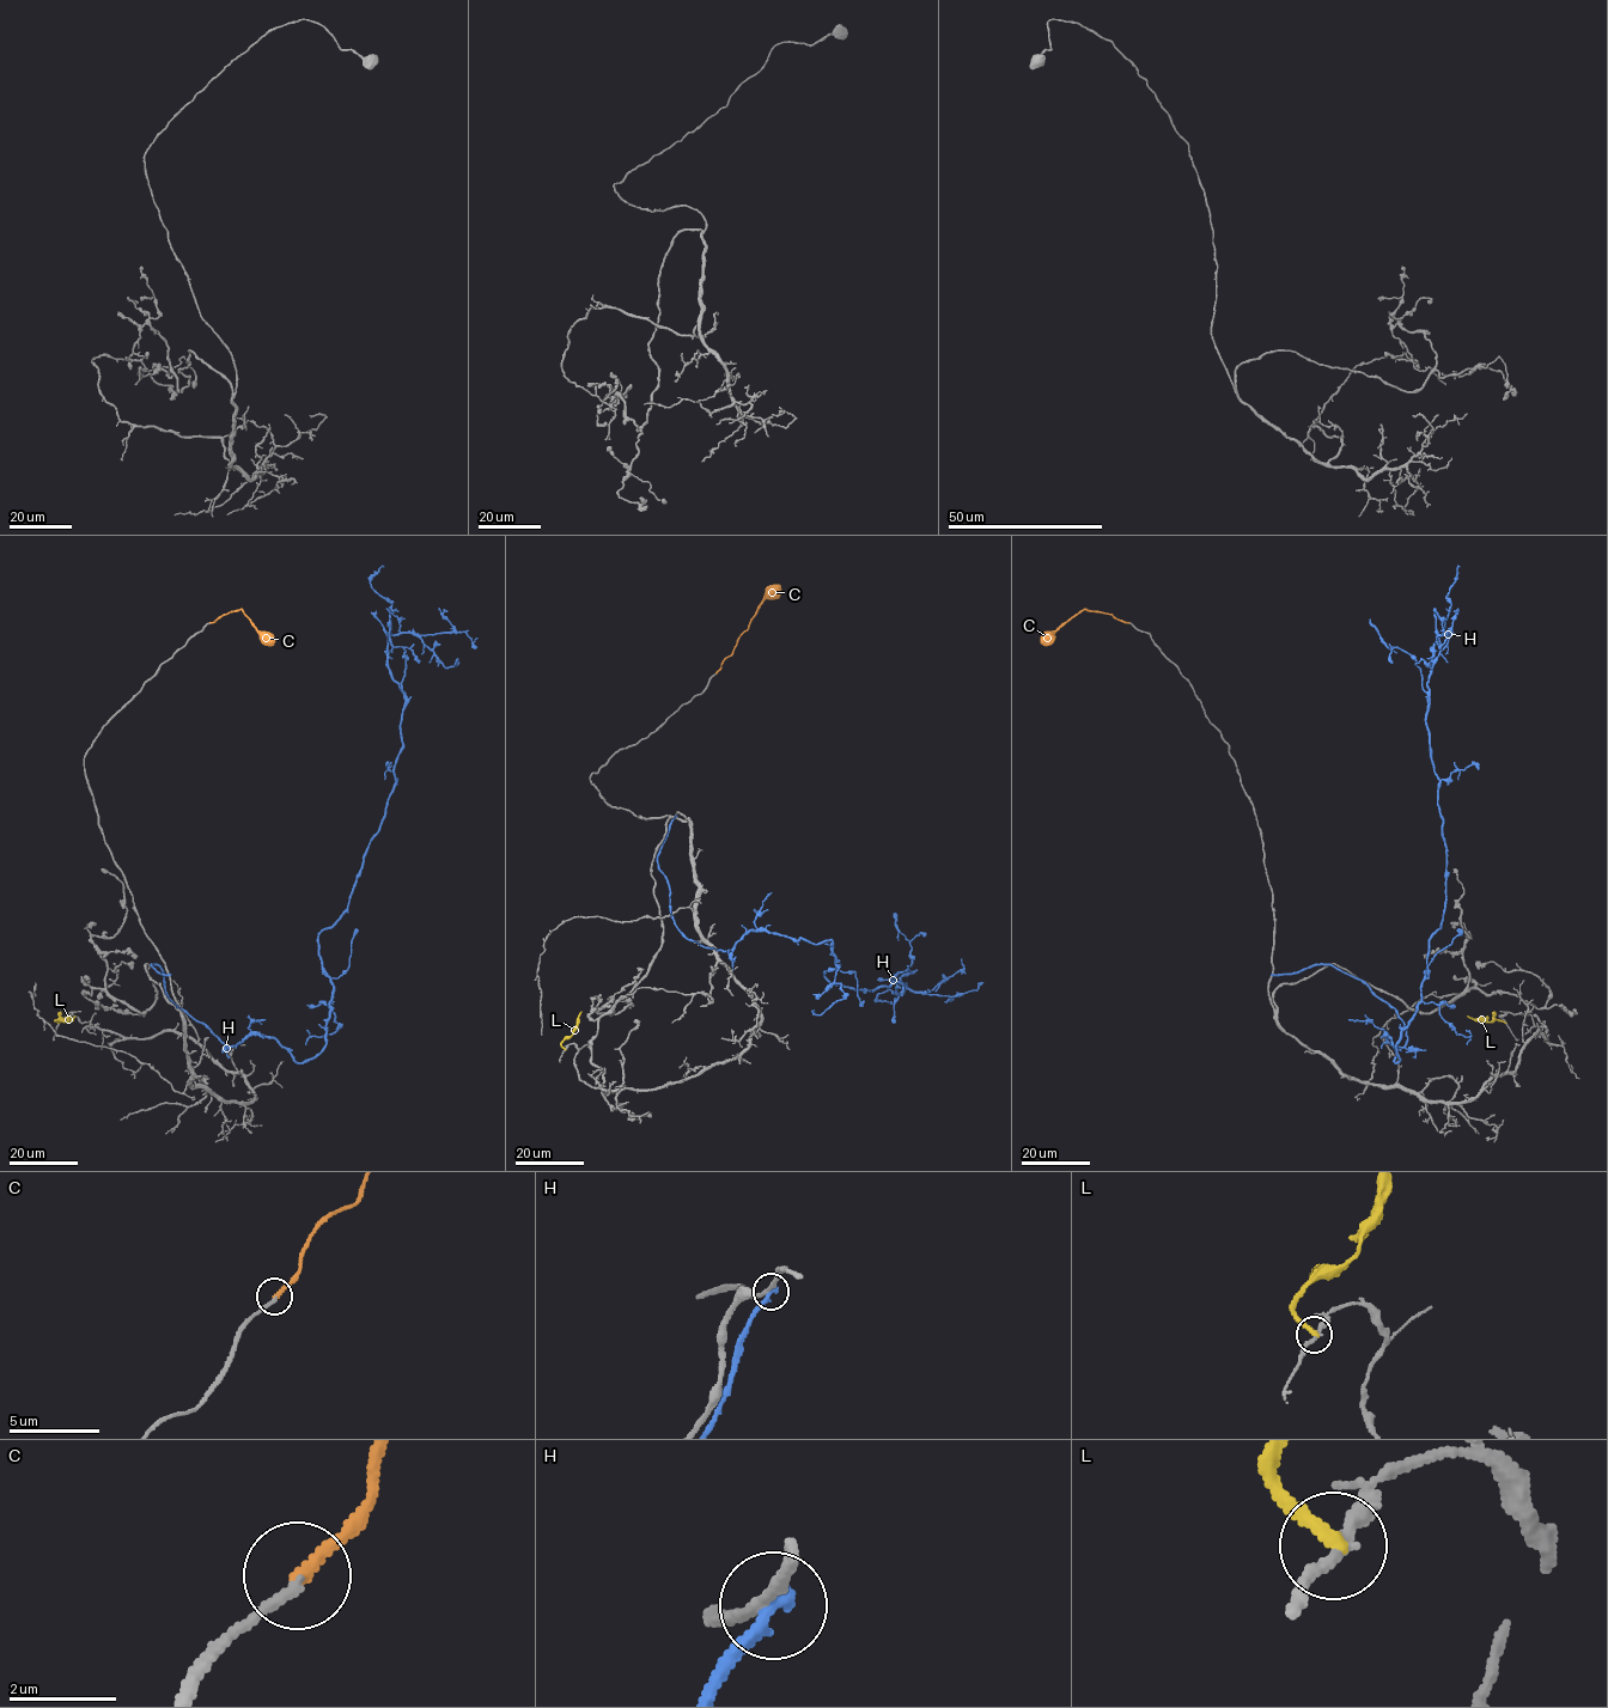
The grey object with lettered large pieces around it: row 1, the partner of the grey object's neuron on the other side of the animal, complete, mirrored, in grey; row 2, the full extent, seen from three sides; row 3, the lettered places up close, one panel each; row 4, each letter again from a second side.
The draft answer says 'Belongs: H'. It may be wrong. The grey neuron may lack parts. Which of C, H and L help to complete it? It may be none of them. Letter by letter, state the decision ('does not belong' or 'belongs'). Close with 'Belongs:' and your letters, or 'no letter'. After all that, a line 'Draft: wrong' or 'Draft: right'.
C: does not belong
H: does not belong
L: does not belong
Belongs: no letter
Draft: wrong

